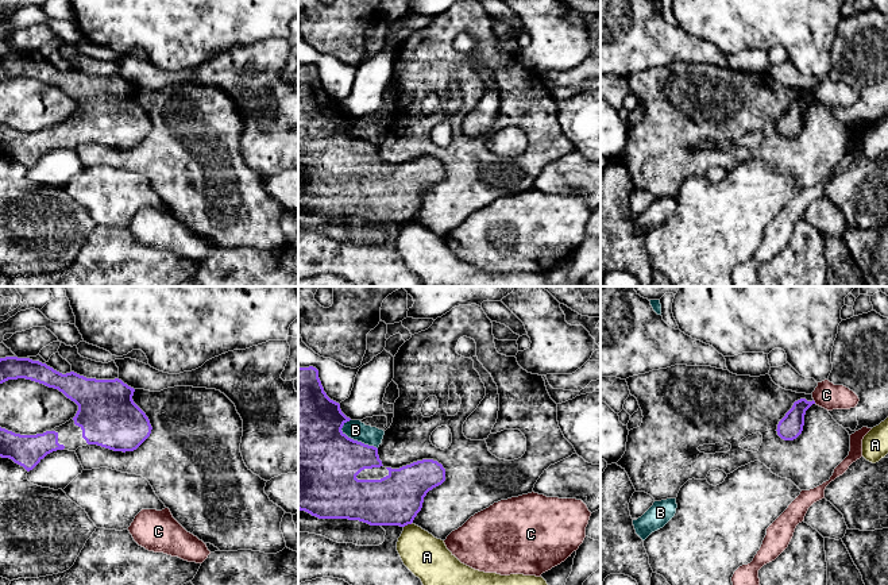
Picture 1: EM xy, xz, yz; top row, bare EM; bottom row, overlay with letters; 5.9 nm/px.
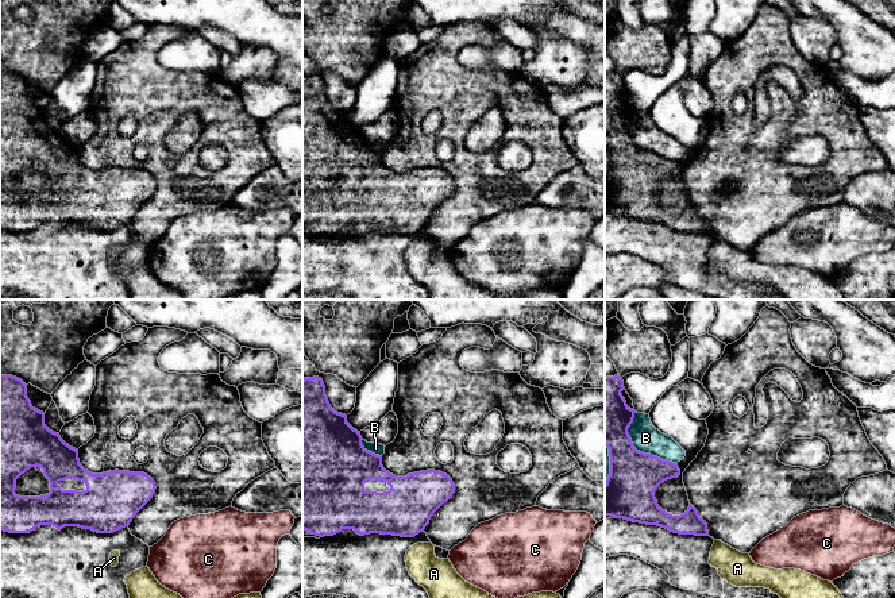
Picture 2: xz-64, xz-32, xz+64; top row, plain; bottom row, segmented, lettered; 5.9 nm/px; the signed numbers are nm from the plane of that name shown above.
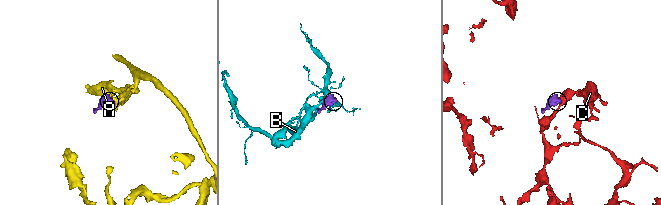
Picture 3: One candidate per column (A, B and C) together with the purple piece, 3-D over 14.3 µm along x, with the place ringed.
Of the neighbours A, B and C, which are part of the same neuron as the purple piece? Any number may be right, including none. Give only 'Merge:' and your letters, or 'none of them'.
Merge: none of them

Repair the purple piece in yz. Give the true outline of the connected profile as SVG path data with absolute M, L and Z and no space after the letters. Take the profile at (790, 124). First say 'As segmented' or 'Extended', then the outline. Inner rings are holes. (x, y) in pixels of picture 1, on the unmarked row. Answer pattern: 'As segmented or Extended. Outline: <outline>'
As segmented. Outline: M800 96L794 100L792 105L785 111L785 113L777 122L777 132L784 138L796 136L804 123L804 112L806 108L815 101L815 99L807 99L806 96Z

